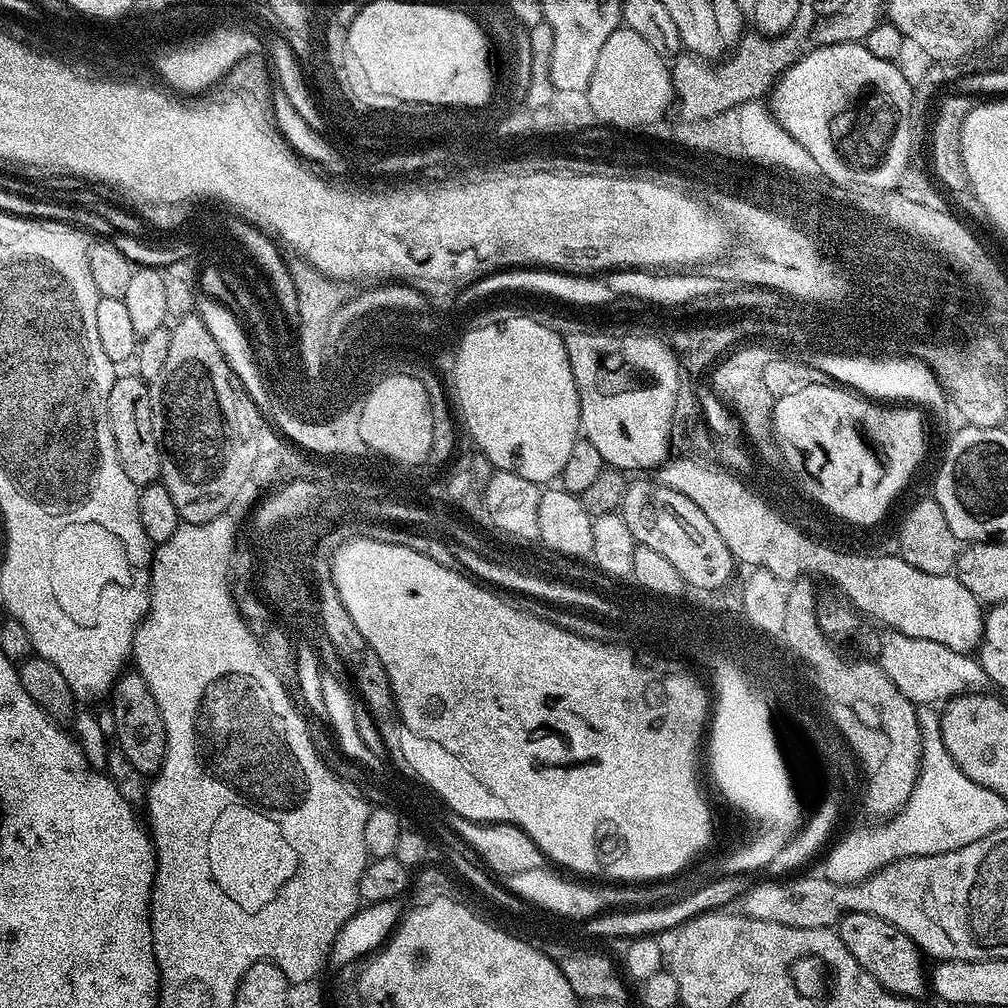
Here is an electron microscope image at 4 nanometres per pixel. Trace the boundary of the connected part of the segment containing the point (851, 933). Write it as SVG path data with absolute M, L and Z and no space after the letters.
M847 912L840 917L836 931L855 961L885 990L896 996L919 997L927 987L926 972L922 970L922 954L906 934L876 915Z

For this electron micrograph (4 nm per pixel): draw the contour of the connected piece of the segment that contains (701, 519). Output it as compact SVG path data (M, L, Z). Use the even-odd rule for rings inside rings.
M640 480L624 489L622 515L637 545L662 554L678 570L689 589L701 588L704 594L723 589L732 576L734 559L713 523L685 494L651 482Z

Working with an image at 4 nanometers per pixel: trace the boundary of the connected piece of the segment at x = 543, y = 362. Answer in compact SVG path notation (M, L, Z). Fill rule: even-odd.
M508 316L505 320L500 320L497 324L480 324L470 327L470 335L468 336L468 340L462 341L462 347L460 348L460 364L458 366L454 366L454 386L456 387L454 393L454 404L455 407L458 409L458 416L459 419L462 421L464 419L464 424L468 427L468 432L472 435L472 440L477 449L479 451L484 452L486 458L493 463L493 466L496 470L501 472L513 472L514 474L518 474L518 478L526 478L530 482L534 482L535 484L544 486L547 485L549 482L555 481L557 477L559 477L560 471L562 470L562 466L566 466L566 458L570 458L570 449L573 448L574 442L578 439L581 435L582 429L580 427L580 399L578 398L578 390L576 389L576 383L574 382L574 374L570 370L570 358L566 354L566 346L564 345L564 336L561 333L556 333L554 329L547 328L544 324L539 324L536 320L531 320L528 316Z

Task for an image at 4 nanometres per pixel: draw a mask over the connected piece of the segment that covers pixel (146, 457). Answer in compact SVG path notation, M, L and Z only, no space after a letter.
M117 375L108 395L108 417L122 470L126 470L126 478L130 478L130 482L138 486L143 486L160 480L160 441L154 434L152 394L149 385L141 380L139 375L131 375Z

